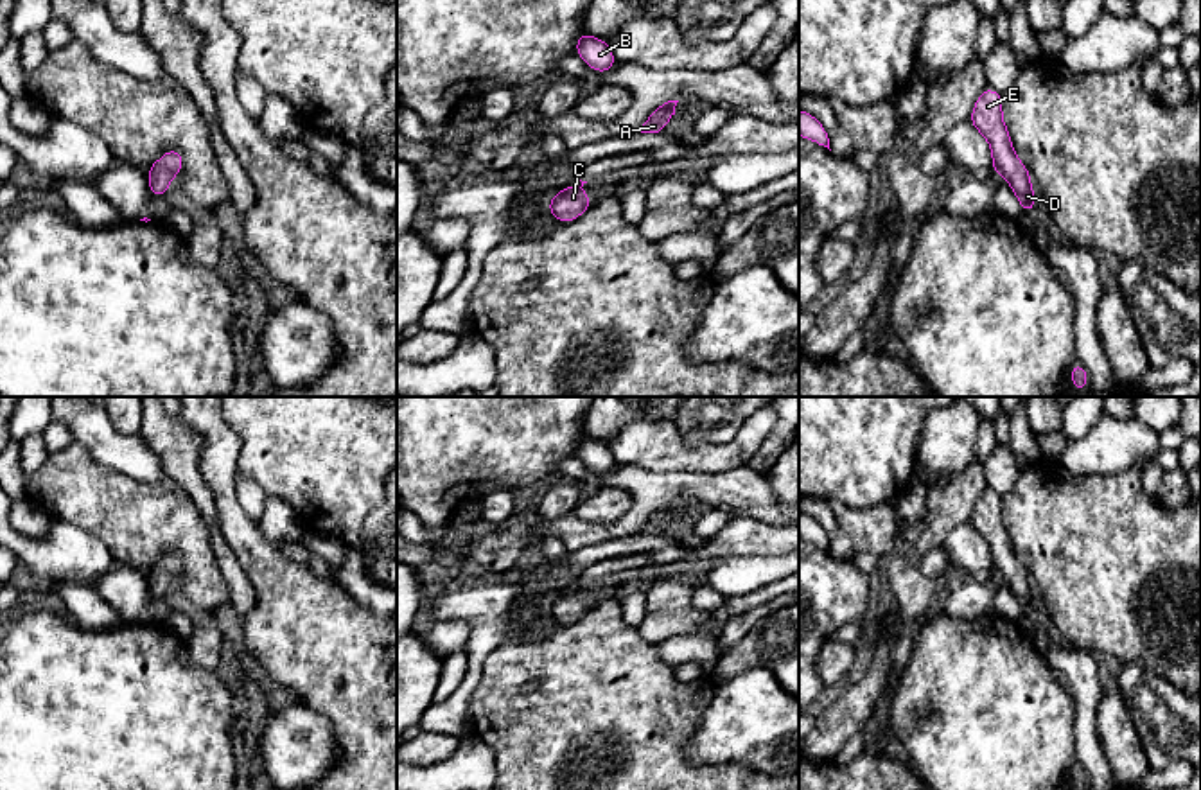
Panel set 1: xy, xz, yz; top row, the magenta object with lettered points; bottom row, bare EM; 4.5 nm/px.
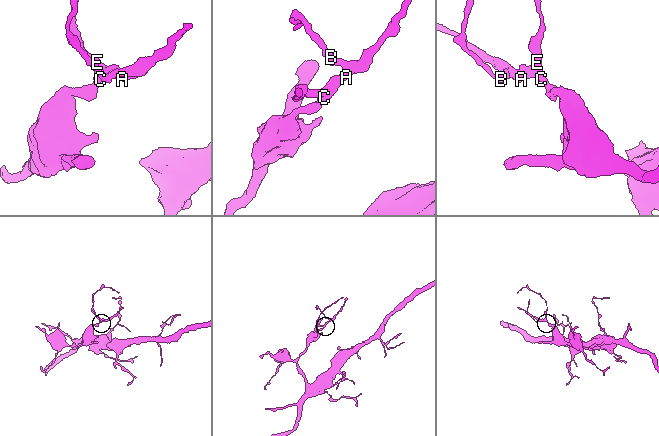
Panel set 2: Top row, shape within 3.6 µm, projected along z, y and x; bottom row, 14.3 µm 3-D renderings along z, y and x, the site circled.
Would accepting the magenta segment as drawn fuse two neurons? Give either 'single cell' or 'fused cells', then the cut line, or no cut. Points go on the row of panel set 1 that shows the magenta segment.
single cell | no cut

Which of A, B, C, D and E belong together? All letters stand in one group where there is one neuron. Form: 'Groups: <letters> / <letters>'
Groups: A B C D E

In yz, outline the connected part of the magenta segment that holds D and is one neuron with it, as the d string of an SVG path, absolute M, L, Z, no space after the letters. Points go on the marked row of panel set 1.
M987 86L975 102L969 120L991 145L995 174L1007 180L1021 205L1021 212L1032 215L1030 210L1039 201L1034 198L1030 174L1018 160L1011 144L1009 131L1002 118L1002 104L1004 97Z

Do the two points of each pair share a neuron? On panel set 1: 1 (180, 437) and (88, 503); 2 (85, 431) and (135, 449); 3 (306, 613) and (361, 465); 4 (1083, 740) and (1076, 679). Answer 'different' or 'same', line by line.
1: different
2: same
3: different
4: same

